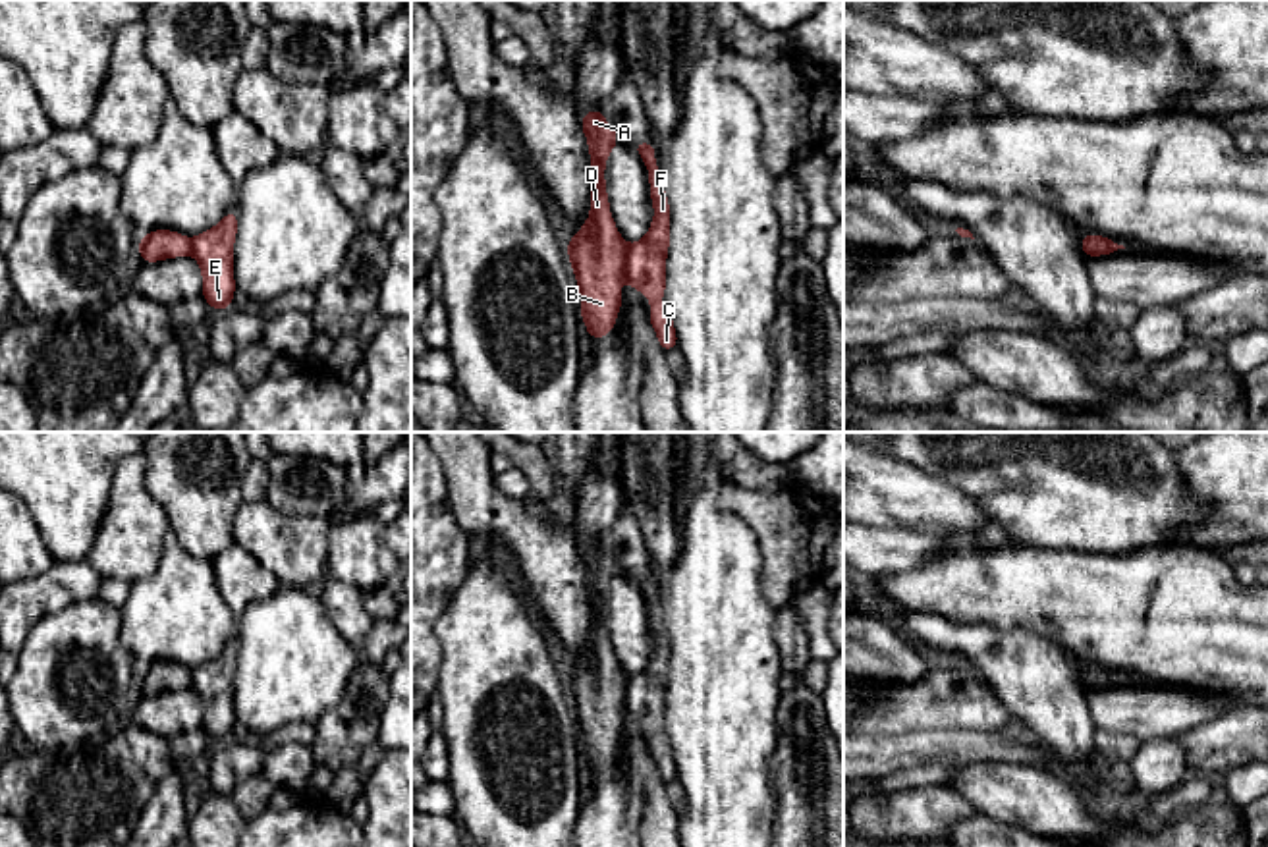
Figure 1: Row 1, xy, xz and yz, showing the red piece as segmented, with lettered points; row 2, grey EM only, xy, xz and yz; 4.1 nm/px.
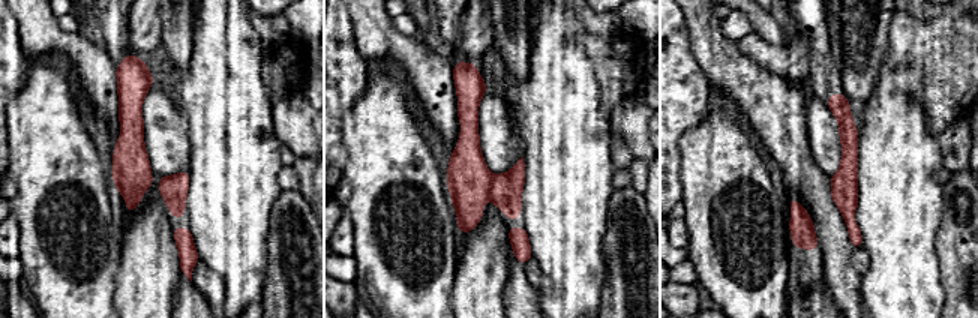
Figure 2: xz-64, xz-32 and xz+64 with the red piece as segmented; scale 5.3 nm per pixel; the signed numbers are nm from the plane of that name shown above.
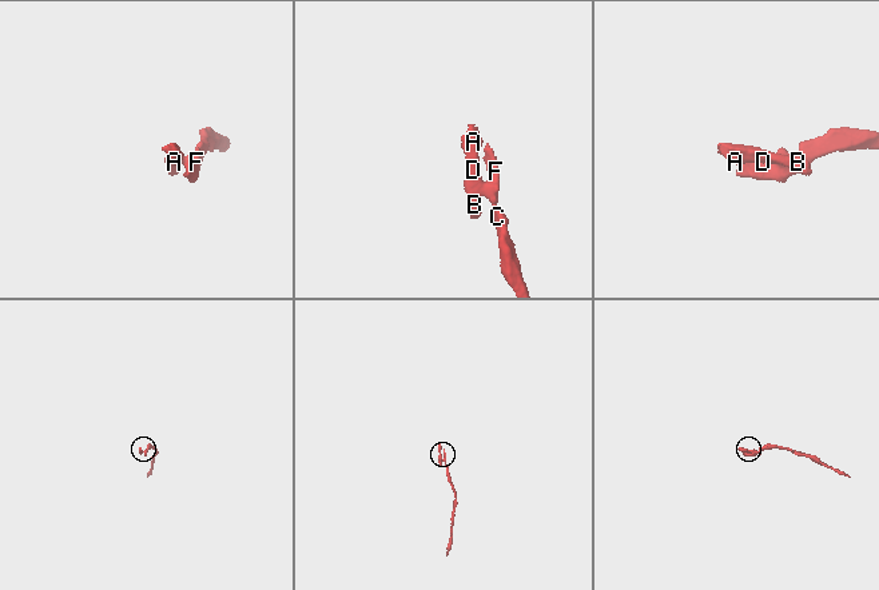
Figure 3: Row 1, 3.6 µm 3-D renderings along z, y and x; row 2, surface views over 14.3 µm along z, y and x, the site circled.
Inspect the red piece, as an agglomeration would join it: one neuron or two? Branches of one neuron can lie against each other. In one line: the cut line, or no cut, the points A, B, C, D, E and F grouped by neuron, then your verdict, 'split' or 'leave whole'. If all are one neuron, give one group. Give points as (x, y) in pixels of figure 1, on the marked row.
cut in xz along (628, 245), (626, 259), (618, 271); A B D / C E F; split

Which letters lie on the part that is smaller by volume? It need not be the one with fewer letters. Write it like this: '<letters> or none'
A, B, D

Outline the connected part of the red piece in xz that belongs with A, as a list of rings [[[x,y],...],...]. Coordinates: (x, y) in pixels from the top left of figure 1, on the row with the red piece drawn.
[[[602,110],[587,112],[581,129],[591,152],[591,216],[569,239],[567,255],[579,286],[587,336],[604,338],[612,332],[621,307],[620,268],[627,255],[627,243],[610,214],[604,179],[606,158],[618,145],[618,135]]]

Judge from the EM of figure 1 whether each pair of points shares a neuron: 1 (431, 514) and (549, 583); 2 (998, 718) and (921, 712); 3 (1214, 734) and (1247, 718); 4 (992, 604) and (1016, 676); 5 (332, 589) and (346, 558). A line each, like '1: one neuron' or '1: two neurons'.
1: two neurons
2: one neuron
3: one neuron
4: two neurons
5: two neurons

